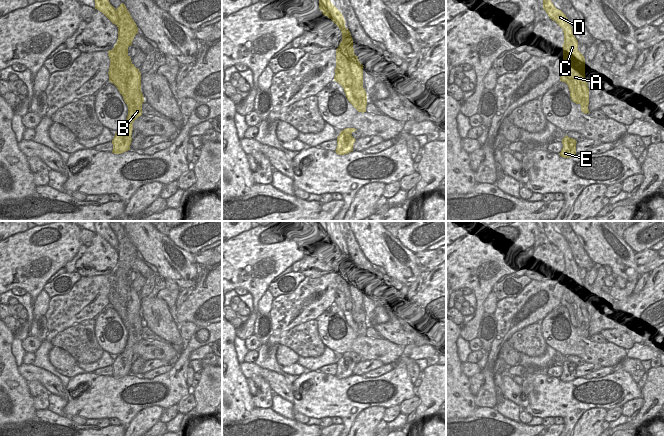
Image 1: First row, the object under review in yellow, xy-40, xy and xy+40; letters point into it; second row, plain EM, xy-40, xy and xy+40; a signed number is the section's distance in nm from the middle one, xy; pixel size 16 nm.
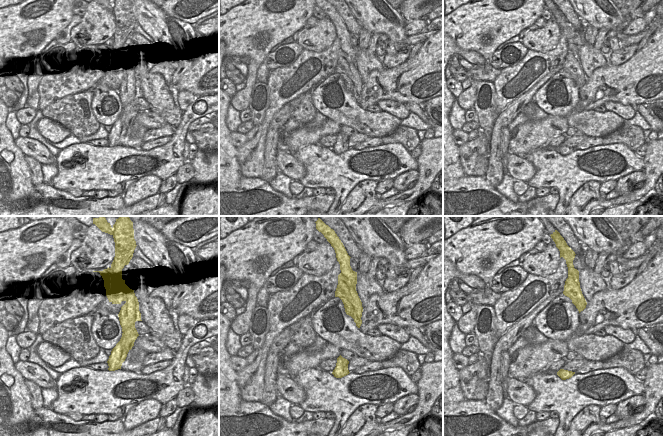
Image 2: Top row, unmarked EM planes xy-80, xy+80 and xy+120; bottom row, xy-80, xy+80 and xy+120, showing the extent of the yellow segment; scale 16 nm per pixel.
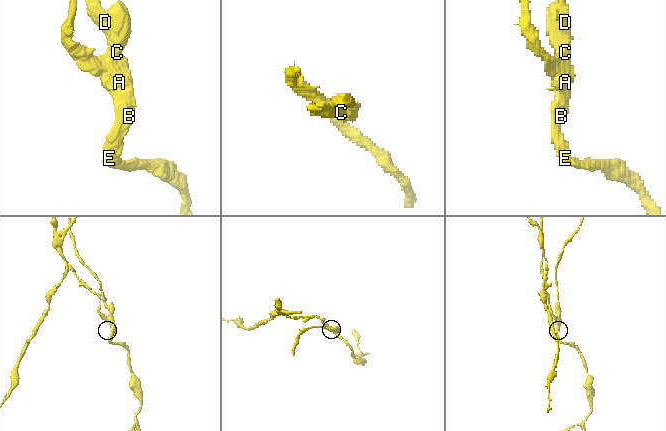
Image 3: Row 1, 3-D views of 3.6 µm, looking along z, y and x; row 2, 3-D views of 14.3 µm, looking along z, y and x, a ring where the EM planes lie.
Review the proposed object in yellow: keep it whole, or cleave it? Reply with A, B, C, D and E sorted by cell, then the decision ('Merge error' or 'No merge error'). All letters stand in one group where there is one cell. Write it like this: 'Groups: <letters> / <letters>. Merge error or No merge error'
Groups: A B / C D E. Merge error

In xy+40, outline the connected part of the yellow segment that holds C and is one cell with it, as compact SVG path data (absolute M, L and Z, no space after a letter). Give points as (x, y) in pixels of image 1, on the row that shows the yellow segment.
M543 0L543 9L550 19L555 21L563 29L566 53L575 59L577 63L576 69L580 72L581 76L585 77L585 58L583 54L578 51L578 41L573 34L568 18L561 10L553 5L551 0Z

